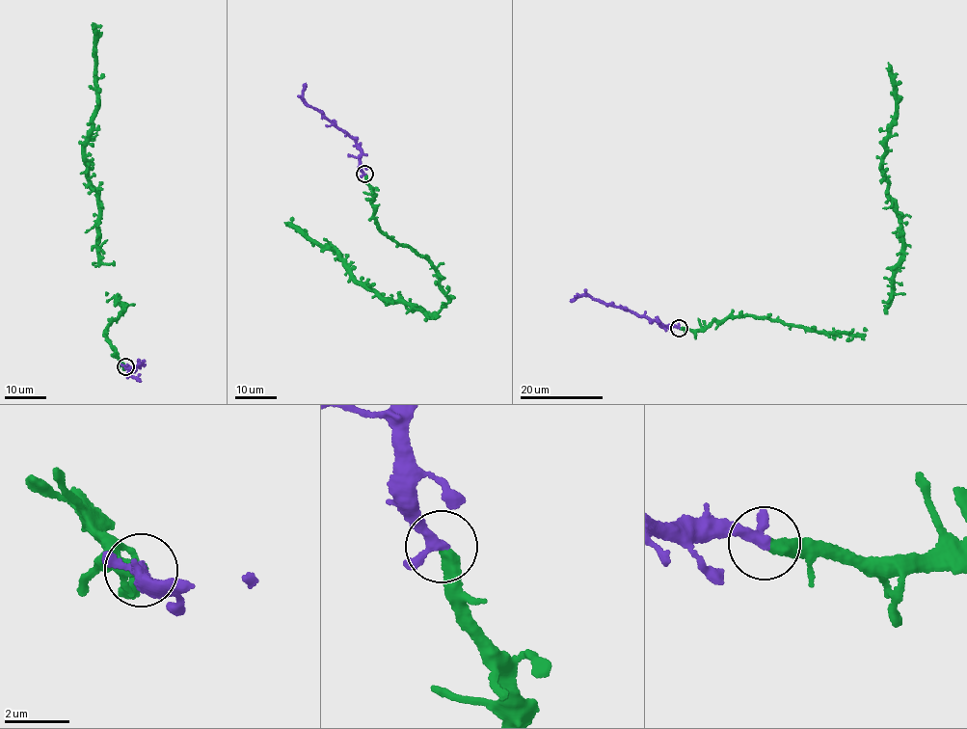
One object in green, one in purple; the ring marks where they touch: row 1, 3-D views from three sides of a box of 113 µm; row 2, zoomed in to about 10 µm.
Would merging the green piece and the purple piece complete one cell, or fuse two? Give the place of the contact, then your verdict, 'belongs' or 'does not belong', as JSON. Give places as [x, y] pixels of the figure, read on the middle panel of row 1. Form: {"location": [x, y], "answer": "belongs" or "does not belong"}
{"location": [364, 174], "answer": "belongs"}

